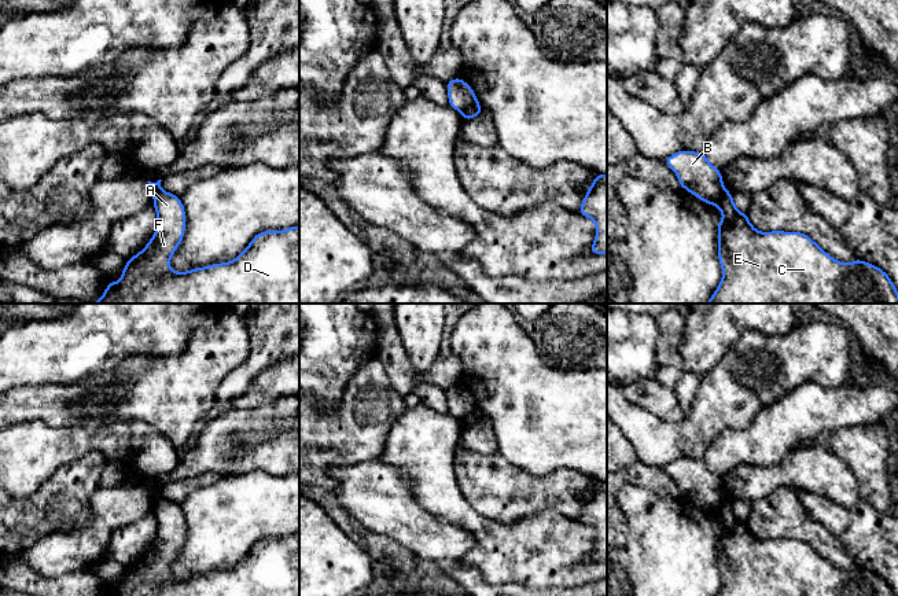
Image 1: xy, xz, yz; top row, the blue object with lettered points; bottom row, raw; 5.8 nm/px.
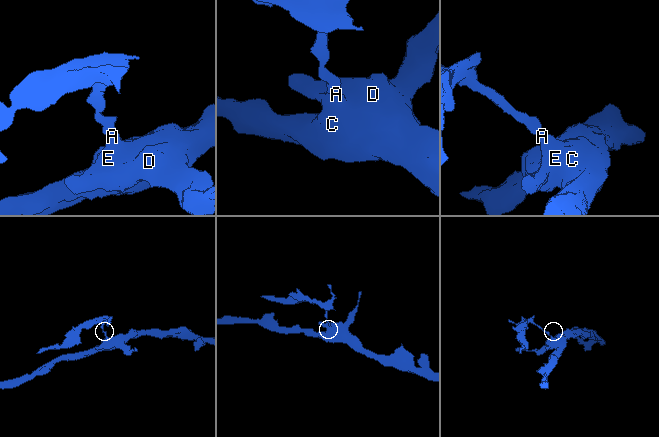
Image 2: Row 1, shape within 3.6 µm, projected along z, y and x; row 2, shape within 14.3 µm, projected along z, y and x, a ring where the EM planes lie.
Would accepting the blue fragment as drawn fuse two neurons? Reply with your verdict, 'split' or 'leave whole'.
split

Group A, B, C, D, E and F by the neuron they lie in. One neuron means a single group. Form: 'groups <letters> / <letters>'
groups A C D E F / B

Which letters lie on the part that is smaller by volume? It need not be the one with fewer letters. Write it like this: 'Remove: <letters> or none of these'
Remove: B

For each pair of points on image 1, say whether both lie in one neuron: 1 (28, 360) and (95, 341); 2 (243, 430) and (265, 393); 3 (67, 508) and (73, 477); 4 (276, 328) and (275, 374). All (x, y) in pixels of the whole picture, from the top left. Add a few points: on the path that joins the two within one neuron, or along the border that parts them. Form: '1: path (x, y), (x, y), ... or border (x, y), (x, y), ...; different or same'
1: path (44, 352), (67, 350), (78, 345); same
2: border (284, 397), (258, 405); different
3: path (67, 500), (67, 490), (72, 485); same
4: border (284, 359), (269, 364), (250, 385); different

